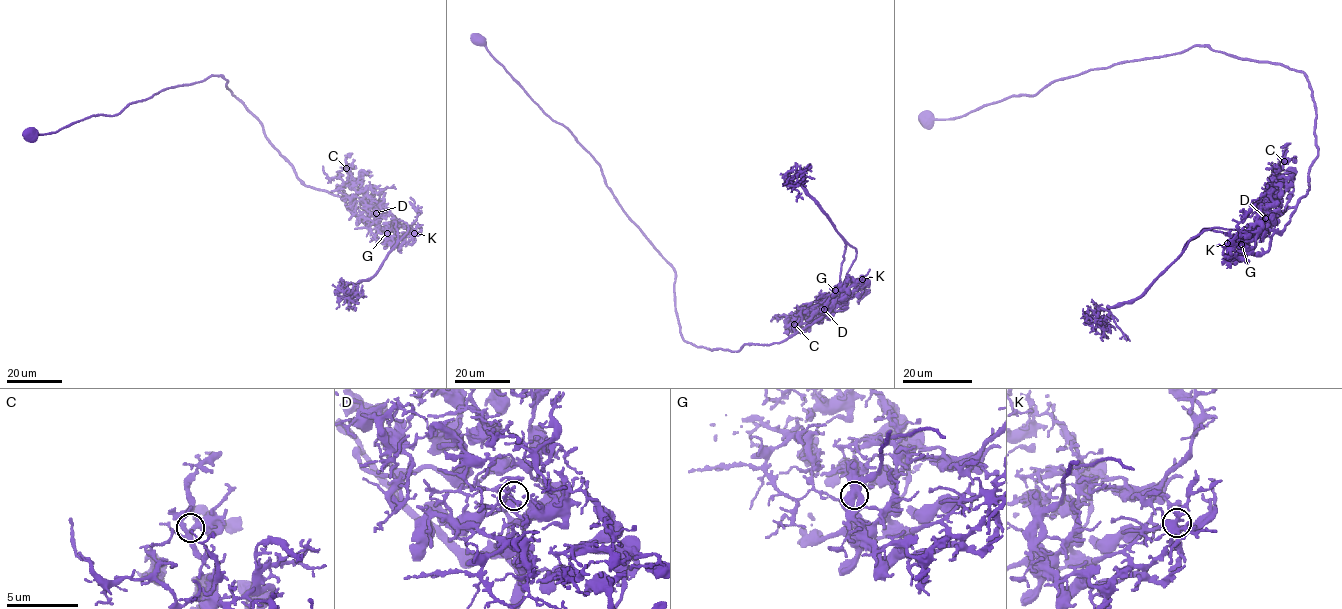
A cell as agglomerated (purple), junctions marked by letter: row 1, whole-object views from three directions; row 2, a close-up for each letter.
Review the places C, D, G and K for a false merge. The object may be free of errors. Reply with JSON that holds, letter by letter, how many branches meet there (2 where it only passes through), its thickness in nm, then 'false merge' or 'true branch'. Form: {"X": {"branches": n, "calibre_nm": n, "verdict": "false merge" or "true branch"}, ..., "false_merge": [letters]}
{"C": {"branches": 4, "calibre_nm": 320, "verdict": "true branch"}, "D": {"branches": 4, "calibre_nm": 320, "verdict": "true branch"}, "G": {"branches": 4, "calibre_nm": 600, "verdict": "false merge"}, "K": {"branches": 5, "calibre_nm": 400, "verdict": "true branch"}, "false_merge": ["G"]}

